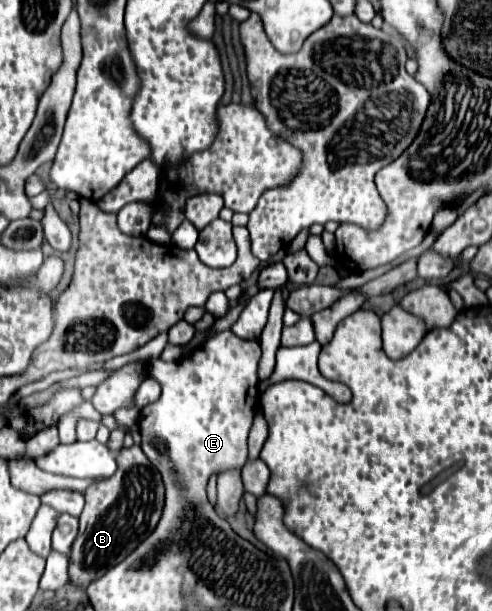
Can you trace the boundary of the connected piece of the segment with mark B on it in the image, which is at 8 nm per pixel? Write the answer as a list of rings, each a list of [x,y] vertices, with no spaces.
[[[141,446],[123,448],[117,456],[117,472],[109,480],[95,482],[85,492],[85,510],[79,516],[79,534],[73,542],[69,564],[69,576],[75,586],[89,586],[101,578],[107,568],[119,564],[121,558],[149,536],[161,518],[163,492],[161,476],[157,468],[149,464]]]

